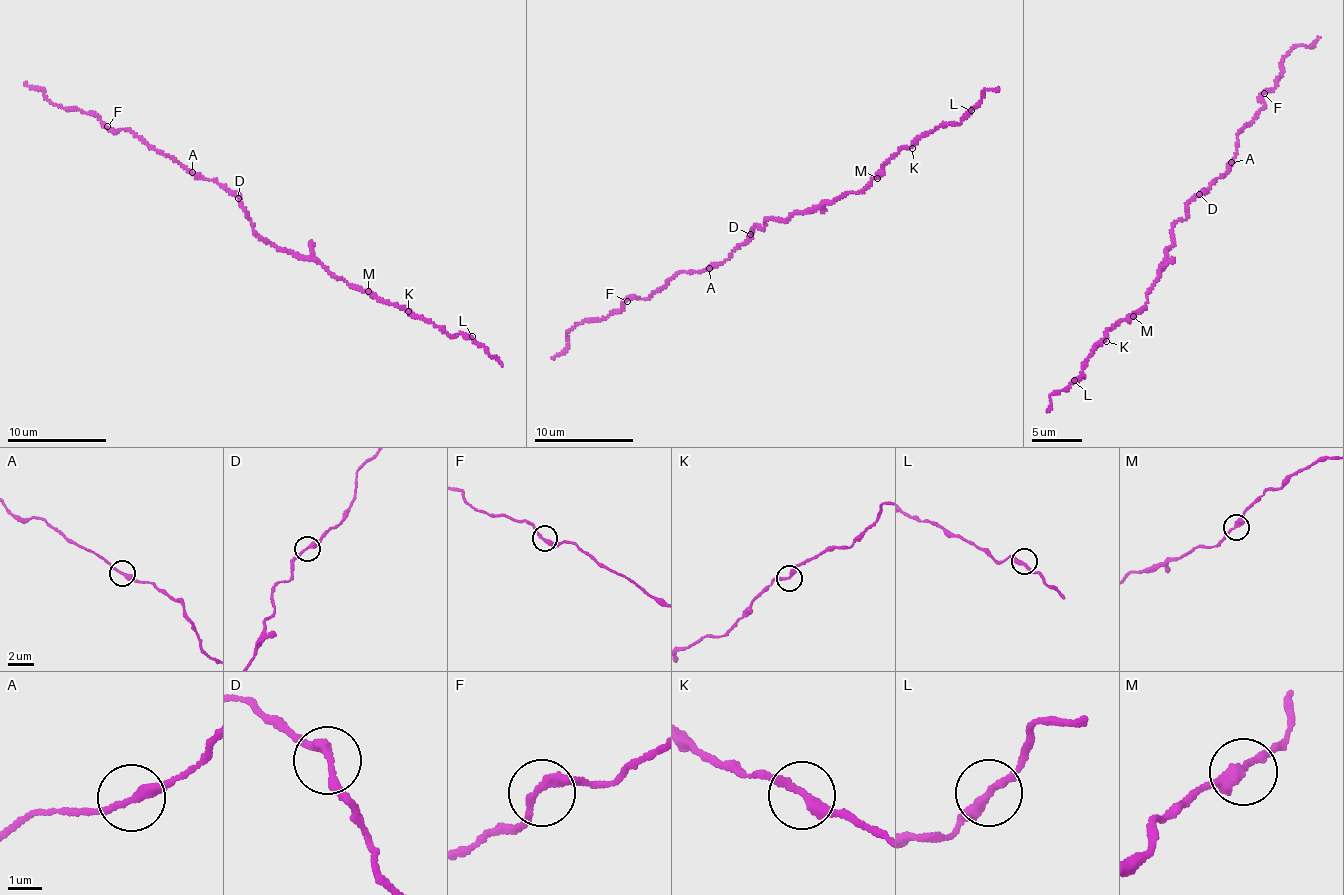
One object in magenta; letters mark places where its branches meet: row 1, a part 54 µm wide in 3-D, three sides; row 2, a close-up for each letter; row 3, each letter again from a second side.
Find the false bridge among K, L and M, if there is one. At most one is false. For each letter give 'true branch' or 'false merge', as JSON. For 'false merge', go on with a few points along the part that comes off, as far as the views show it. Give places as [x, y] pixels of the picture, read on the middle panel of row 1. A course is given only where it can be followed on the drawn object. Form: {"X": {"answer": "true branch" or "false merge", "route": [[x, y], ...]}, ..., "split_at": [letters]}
{"K": {"answer": "true branch"}, "L": {"answer": "true branch"}, "M": {"answer": "true branch"}, "split_at": []}

